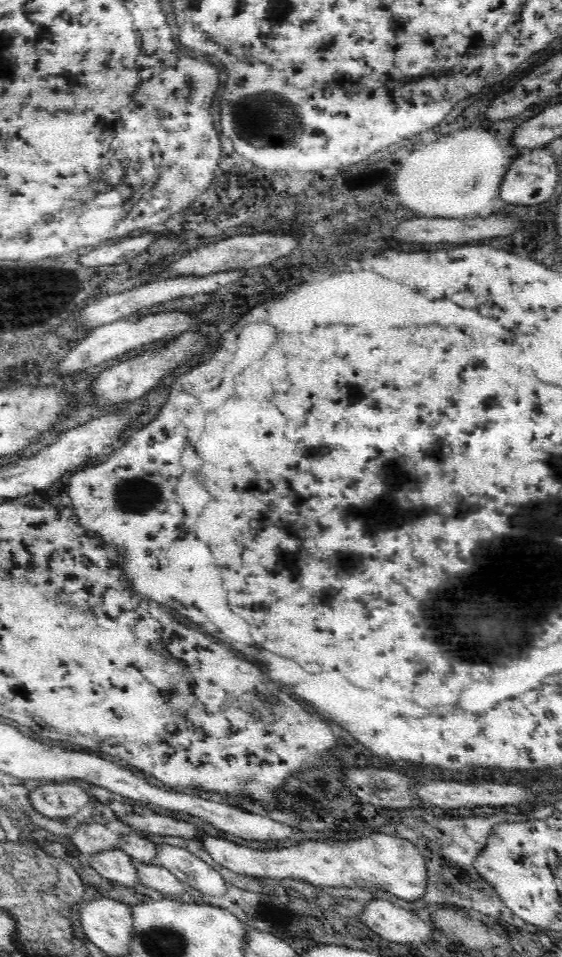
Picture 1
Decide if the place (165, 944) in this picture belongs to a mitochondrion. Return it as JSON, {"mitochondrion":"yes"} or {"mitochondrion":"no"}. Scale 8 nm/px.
{"mitochondrion":"yes"}

